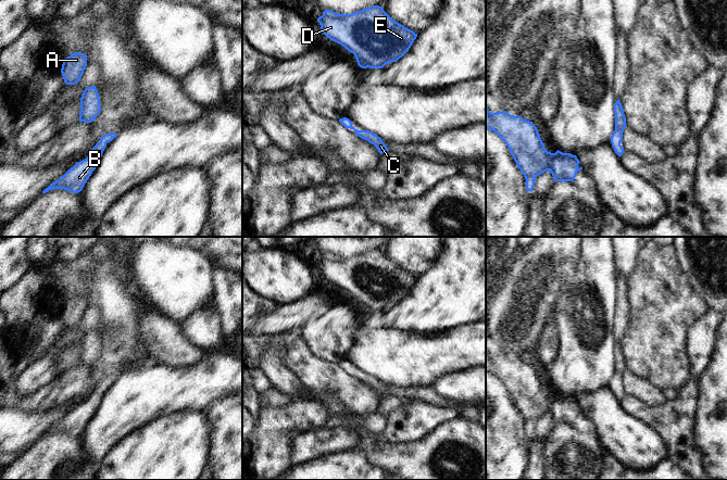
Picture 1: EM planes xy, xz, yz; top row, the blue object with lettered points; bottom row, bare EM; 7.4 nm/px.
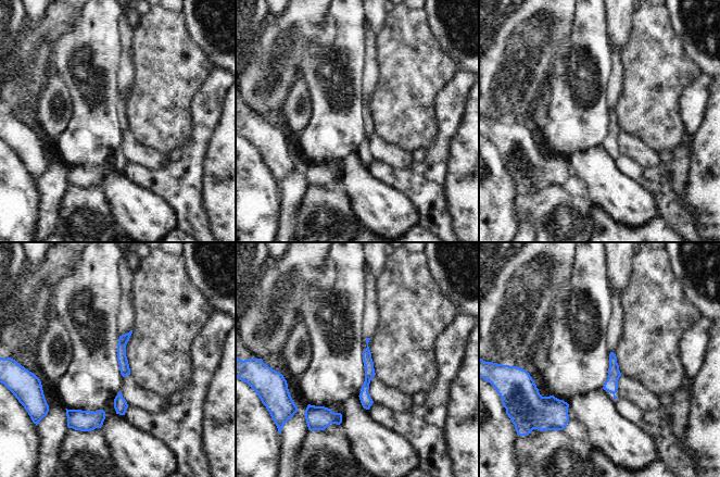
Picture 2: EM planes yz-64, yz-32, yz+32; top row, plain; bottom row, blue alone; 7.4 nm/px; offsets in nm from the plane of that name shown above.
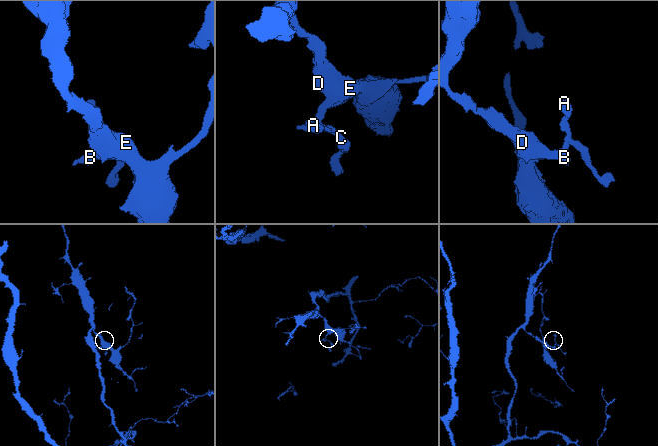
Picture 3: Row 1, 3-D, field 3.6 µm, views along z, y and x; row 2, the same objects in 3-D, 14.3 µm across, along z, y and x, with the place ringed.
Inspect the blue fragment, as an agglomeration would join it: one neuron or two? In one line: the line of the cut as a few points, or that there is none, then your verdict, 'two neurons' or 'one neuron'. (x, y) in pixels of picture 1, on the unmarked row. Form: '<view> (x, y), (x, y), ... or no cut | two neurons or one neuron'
no cut | one neuron

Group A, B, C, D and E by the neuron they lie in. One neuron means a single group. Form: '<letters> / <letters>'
A B C D E

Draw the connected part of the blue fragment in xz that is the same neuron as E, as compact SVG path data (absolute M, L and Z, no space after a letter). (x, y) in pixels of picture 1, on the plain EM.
M374 249L352 257L325 253L317 262L322 276L353 296L362 312L383 312L397 305L417 280Z

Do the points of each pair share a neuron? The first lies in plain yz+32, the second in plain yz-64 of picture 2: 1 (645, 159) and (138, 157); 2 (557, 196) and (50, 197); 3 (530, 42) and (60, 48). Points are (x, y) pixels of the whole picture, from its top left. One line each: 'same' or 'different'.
1: same
2: different
3: different

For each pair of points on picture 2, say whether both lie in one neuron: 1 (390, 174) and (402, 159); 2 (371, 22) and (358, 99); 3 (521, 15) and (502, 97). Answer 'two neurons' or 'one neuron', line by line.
1: two neurons
2: two neurons
3: one neuron

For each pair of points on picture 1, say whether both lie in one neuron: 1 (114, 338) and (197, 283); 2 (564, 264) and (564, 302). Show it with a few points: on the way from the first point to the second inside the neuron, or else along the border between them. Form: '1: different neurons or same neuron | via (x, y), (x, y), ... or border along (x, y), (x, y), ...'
1: same neuron | via (127, 315), (159, 283), (174, 283)
2: different neurons | border along (558, 294), (555, 300), (555, 317)

